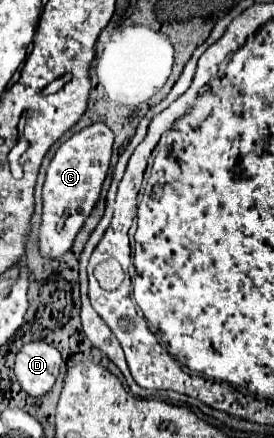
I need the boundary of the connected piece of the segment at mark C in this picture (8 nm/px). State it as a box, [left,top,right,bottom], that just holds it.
[37,122,113,260]

